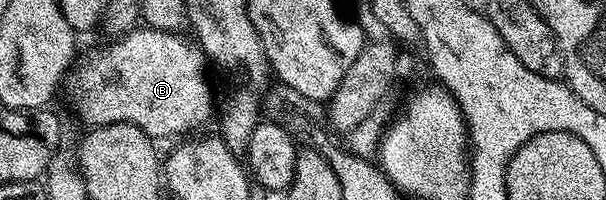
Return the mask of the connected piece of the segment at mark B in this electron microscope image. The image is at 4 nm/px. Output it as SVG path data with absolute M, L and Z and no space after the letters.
M138 26L133 29L133 31L128 32L126 36L118 36L116 38L110 39L108 42L109 44L105 44L102 46L101 49L98 50L98 52L89 52L86 54L85 57L78 59L76 63L72 65L71 71L68 73L67 76L67 88L69 84L69 100L71 103L73 103L73 108L75 111L78 112L79 115L82 116L83 119L86 120L86 125L89 126L100 126L103 124L130 124L131 126L139 126L139 130L143 130L144 132L147 133L148 136L152 136L154 138L160 138L160 136L177 136L180 137L182 134L180 132L185 132L188 130L188 128L193 128L196 126L196 124L205 124L208 122L209 119L212 118L214 119L215 116L215 102L213 106L213 88L211 85L209 85L209 80L207 77L205 77L205 66L207 67L207 59L205 56L205 53L201 51L201 49L198 47L196 43L192 39L189 40L184 40L184 35L175 33L175 32L160 32L159 30L155 30L154 28L150 28L148 26Z

